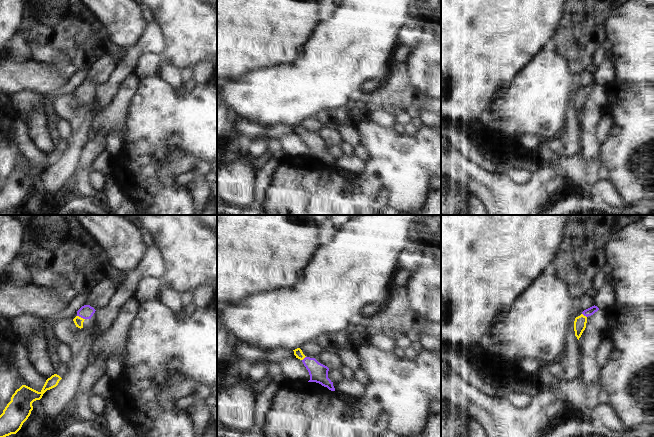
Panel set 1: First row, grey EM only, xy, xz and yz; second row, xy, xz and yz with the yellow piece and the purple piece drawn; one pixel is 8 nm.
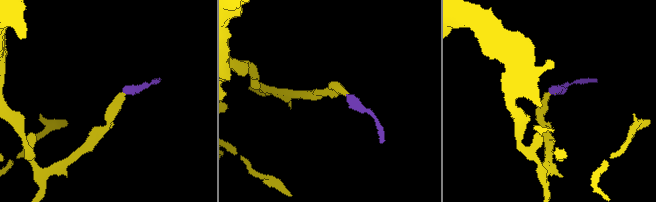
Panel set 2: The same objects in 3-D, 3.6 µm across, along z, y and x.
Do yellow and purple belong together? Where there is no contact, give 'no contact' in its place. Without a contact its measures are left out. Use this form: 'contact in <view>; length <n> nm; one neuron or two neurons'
contact in xy; length 70 nm; one neuron

